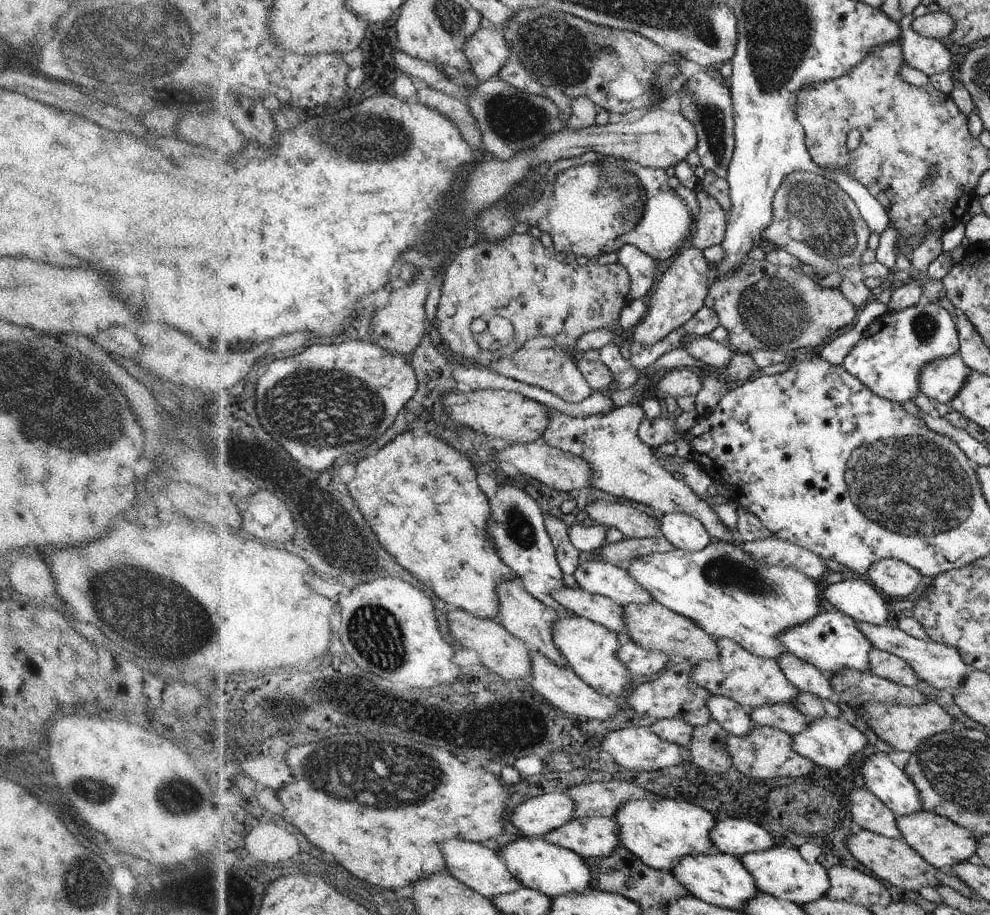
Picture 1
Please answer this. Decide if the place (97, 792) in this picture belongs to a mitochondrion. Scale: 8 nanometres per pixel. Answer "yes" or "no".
yes

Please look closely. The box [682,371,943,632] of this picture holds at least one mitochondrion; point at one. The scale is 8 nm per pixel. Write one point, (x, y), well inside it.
(728, 571)

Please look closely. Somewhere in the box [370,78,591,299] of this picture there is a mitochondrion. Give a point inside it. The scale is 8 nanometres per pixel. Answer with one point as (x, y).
(512, 118)

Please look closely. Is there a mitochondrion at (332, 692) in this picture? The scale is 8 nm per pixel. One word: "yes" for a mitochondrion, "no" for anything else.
no

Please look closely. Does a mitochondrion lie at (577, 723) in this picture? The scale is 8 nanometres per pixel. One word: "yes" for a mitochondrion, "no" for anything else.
no

